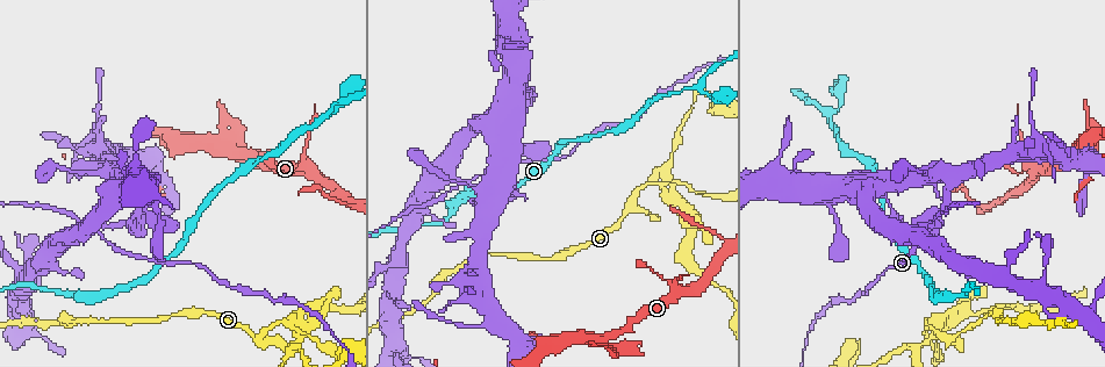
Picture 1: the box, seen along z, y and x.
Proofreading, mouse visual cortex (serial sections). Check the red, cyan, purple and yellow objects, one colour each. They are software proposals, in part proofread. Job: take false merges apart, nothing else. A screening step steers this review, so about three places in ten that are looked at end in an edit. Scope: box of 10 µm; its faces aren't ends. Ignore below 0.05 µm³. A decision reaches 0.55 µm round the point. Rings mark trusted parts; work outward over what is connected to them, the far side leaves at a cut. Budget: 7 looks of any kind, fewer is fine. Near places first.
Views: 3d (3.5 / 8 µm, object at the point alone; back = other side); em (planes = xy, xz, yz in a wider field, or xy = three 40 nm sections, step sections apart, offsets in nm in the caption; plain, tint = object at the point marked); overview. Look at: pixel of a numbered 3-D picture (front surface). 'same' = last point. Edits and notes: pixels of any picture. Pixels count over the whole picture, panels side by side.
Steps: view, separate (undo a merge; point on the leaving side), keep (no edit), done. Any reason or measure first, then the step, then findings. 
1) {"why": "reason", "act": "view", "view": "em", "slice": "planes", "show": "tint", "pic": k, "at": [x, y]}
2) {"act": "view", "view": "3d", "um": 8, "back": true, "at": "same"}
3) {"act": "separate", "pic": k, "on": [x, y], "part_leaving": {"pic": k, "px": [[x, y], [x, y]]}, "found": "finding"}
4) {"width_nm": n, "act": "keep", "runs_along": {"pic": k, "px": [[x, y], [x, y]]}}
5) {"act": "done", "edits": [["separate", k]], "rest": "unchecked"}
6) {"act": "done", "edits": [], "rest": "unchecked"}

{"act": "view", "view": "3d", "um": 3.5, "pic": 1, "at": [669, 194]}

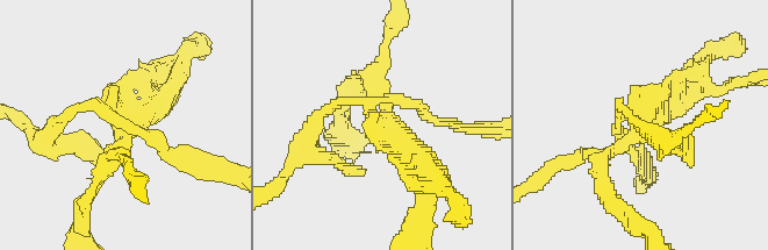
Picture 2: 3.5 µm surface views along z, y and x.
{"act": "view", "view": "em", "slice": "xy", "step": 5, "show": "tint", "pic": 2, "at": [647, 118]}

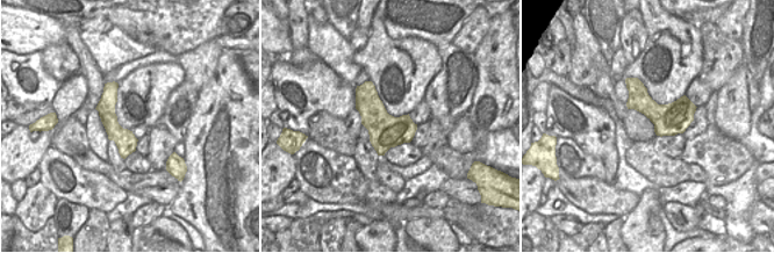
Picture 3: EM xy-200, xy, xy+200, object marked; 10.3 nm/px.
{"why": "cut it another way", "act": "view", "view": "em", "slice": "xy", "step": 1, "show": "tint", "at": "same"}

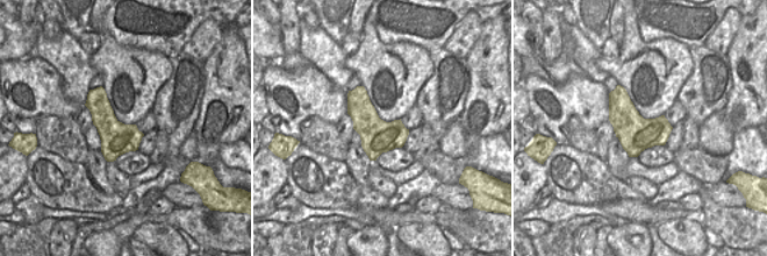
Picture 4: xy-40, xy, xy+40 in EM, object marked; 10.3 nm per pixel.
{"act": "separate", "pic": 2, "on": [116, 161], "part_leaving": {"pic": 2, "px": [[371, 109], [421, 151], [428, 187]]}, "found": "a second cell is stuck on"}

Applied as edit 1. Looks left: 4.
{"why": "two arms in line, one across", "act": "view", "view": "3d", "um": 3.5, "pic": 1, "at": [233, 152]}

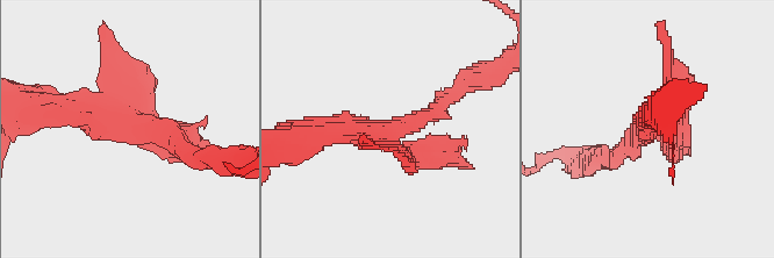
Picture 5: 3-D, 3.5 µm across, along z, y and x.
{"act": "view", "view": "em", "slice": "xy", "step": 5, "show": "tint", "pic": 5, "at": [126, 127]}

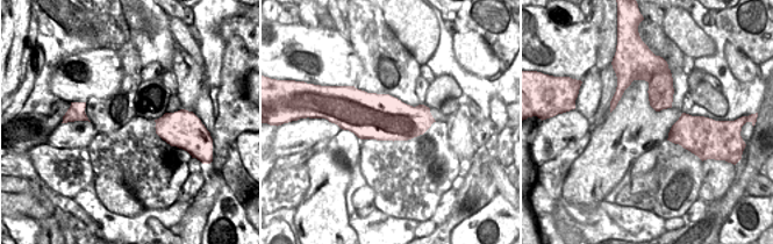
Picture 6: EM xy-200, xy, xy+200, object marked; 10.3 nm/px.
{"why": "cut it another way", "act": "view", "view": "em", "slice": "xy", "step": 3, "show": "tint", "at": "same"}

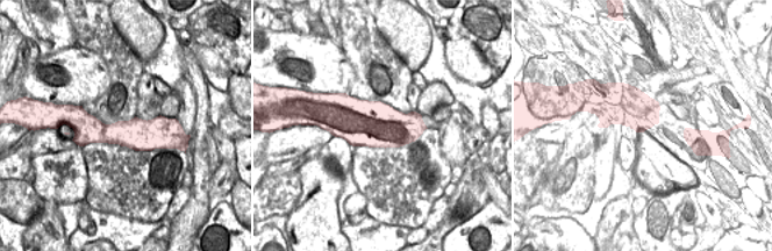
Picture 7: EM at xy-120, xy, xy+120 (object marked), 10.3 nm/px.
{"width_nm": 480, "act": "keep", "runs_along": {"pic": 7, "px": [[73, 122], [98, 133], [171, 136]]}, "found": "all the same cell"}

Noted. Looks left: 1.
{"act": "done", "edits": [["separate", 2]], "rest": "unchecked"}

